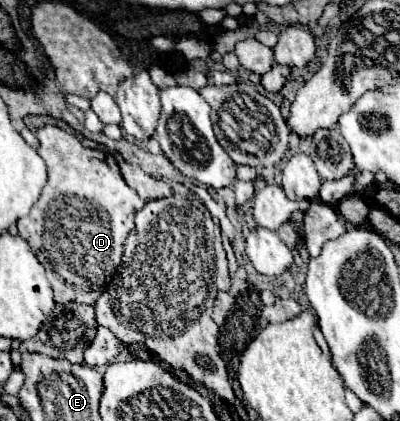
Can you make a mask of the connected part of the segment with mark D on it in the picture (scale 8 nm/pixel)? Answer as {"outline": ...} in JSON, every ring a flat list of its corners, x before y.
{"outline":[[42,126,36,130,36,136,40,140,38,154,48,166,48,182,28,218,18,220,18,232,46,268,46,276,58,304,94,304,120,264,124,240,134,228,134,214,144,206,144,202,132,188,128,188,112,154,84,148,74,134,68,134,58,126]]}

